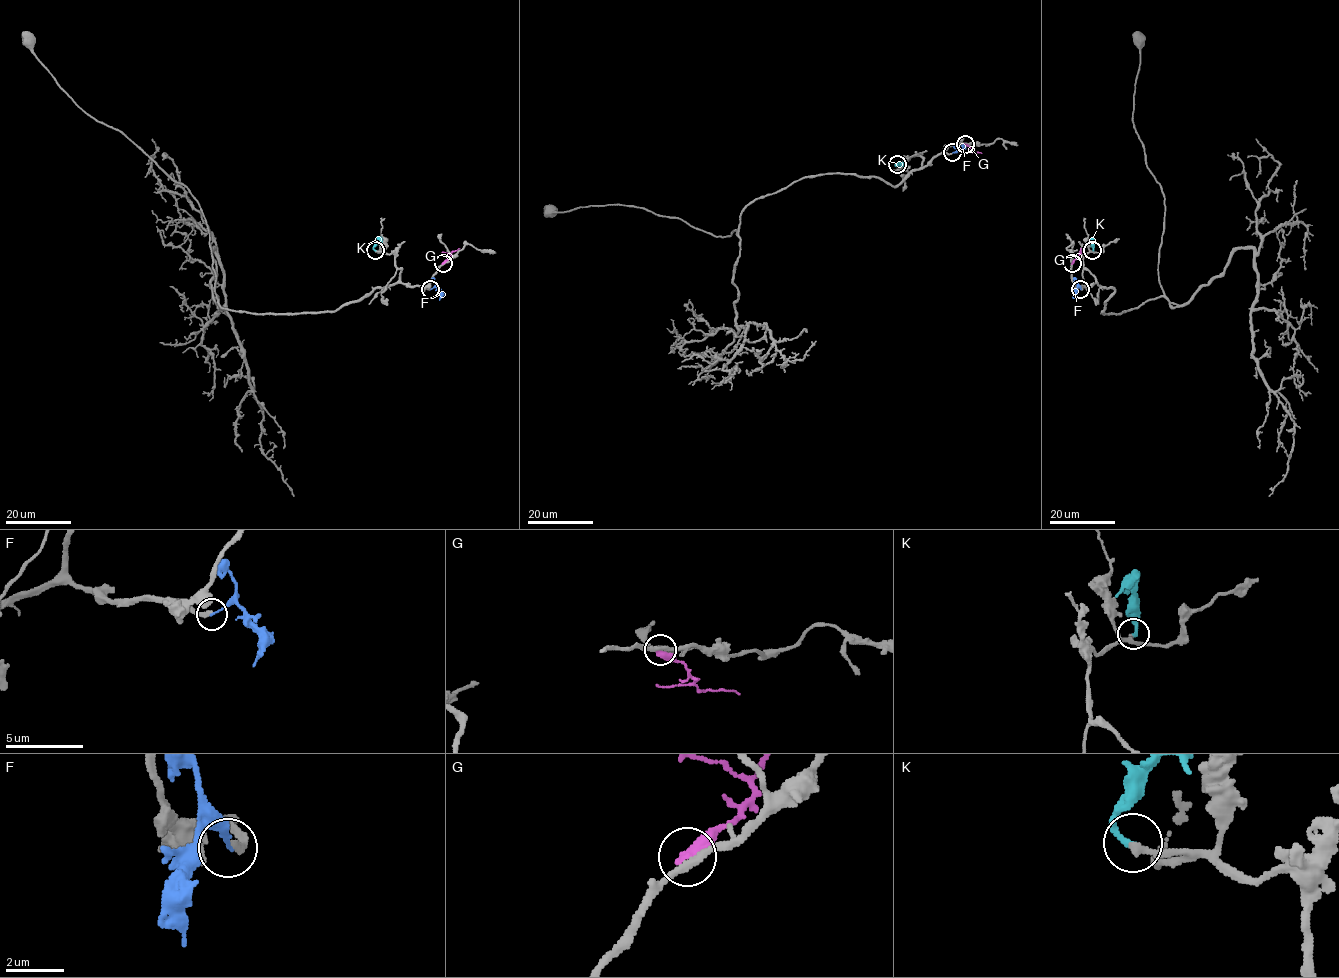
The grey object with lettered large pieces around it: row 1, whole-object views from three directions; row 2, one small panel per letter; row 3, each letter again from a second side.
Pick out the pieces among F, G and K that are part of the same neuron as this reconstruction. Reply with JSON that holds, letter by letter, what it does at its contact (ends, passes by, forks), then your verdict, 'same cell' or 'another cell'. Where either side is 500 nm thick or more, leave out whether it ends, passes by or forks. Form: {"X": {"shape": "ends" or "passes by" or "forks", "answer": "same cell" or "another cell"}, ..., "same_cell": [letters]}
{"F": {"shape": "ends", "answer": "another cell"}, "G": {"shape": "ends", "answer": "another cell"}, "K": {"shape": "ends", "answer": "another cell"}, "same_cell": []}

